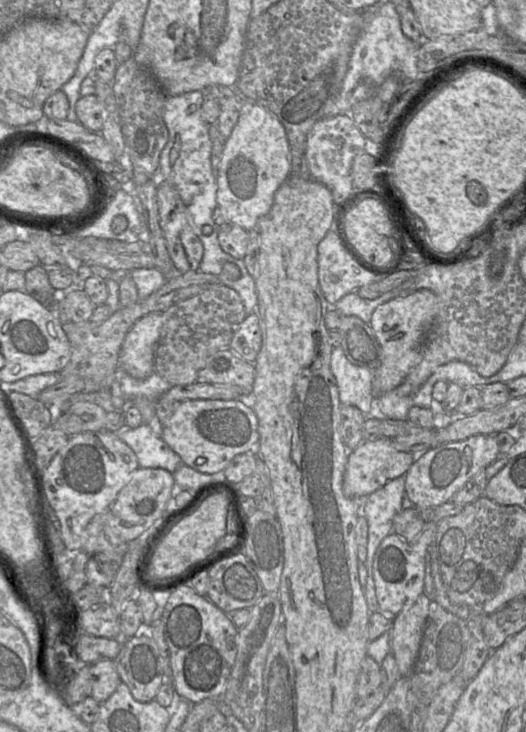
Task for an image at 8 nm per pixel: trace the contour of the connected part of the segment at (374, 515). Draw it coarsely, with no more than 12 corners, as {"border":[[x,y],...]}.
{"border":[[405,475],[363,499],[368,523],[366,587],[368,610],[378,612],[374,555],[393,532],[402,510]]}

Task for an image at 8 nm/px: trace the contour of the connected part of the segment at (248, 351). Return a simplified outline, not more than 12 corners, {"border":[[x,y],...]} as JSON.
{"border":[[248,314],[229,348],[254,363],[261,347],[260,318]]}

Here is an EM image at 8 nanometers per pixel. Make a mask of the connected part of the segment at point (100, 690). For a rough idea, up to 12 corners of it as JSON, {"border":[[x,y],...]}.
{"border":[[115,660],[90,664],[91,697],[100,704],[121,682]]}

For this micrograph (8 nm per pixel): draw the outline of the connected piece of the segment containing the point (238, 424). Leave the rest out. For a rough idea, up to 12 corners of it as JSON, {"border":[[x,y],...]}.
{"border":[[239,399],[177,405],[162,439],[183,464],[226,479],[258,453],[254,410]]}

